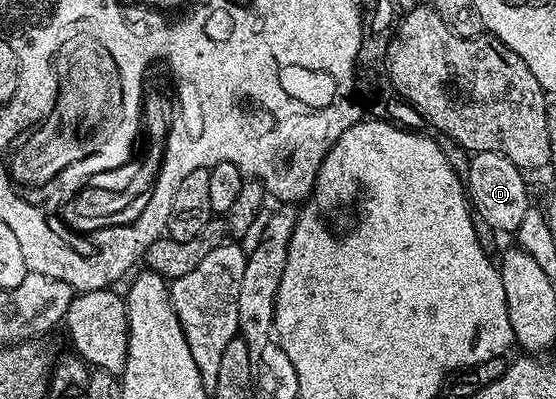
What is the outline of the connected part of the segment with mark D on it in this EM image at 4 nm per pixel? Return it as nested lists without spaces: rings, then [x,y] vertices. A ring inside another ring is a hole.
[[[475,151],[470,156],[468,173],[464,176],[464,186],[468,202],[496,233],[502,231],[517,232],[520,221],[524,221],[524,213],[532,210],[530,191],[526,188],[527,176],[523,168],[517,167],[508,157],[495,151]]]

